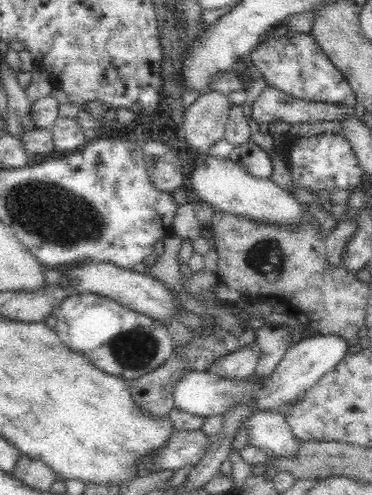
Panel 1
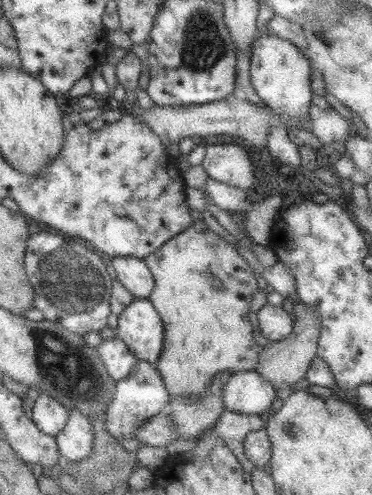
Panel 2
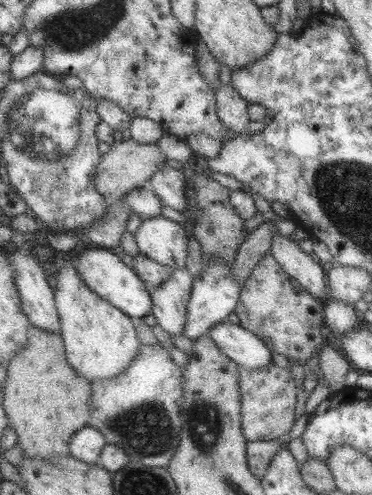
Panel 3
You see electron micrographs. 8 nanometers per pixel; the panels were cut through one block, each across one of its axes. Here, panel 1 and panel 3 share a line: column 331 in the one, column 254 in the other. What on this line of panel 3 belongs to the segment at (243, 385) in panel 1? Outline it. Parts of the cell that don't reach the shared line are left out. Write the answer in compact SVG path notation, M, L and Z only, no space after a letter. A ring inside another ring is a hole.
M225 320L209 330L209 338L215 342L219 352L229 356L235 364L239 364L239 368L263 370L273 364L265 342L261 342L251 332L245 332L245 328L237 324L229 324Z

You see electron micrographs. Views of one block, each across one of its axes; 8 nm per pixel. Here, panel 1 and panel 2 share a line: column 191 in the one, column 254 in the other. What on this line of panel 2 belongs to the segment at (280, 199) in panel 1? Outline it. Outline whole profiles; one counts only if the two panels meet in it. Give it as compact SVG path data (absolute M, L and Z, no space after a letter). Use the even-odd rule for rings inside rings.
M209 144L205 146L205 158L201 162L203 170L209 178L217 182L225 182L235 188L251 188L253 168L251 158L245 148L235 144Z

